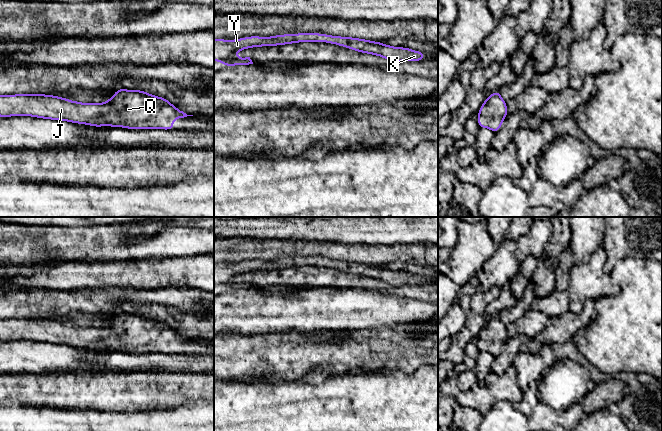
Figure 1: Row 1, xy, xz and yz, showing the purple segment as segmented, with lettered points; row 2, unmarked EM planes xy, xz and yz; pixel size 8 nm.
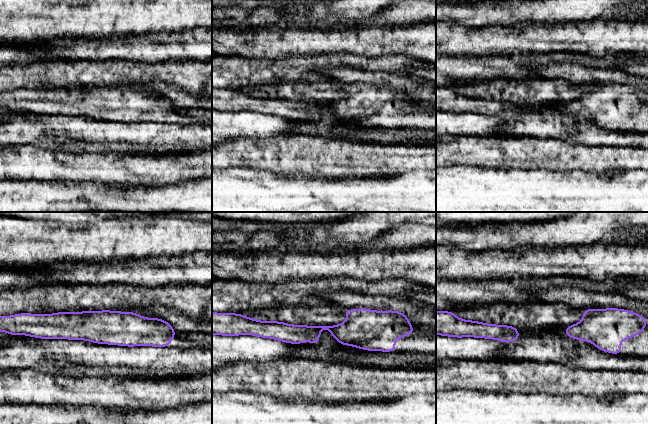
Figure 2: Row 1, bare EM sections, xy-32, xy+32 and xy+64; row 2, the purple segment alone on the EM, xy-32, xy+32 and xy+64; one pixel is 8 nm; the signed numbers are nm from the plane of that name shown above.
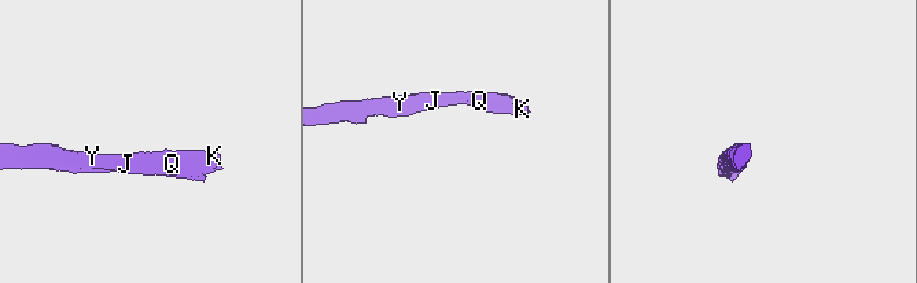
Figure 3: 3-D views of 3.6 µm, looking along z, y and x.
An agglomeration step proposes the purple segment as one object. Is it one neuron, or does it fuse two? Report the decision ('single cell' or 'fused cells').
single cell

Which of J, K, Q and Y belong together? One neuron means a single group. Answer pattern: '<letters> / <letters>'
J K Q Y

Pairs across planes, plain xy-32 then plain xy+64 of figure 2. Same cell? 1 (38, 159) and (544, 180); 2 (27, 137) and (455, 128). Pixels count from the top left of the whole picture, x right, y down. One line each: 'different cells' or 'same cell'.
1: different cells
2: same cell

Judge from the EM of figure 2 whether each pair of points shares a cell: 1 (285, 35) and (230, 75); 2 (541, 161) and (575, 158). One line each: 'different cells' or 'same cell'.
1: different cells
2: same cell

